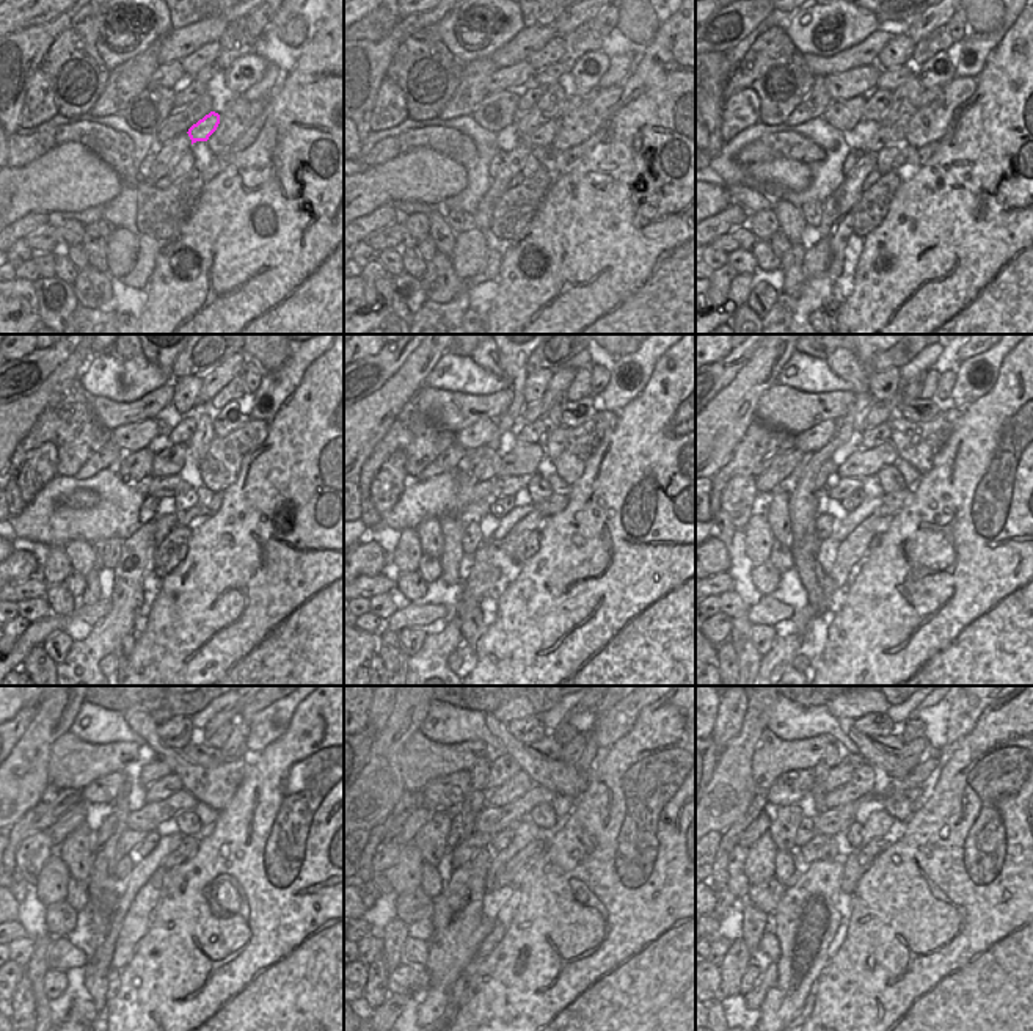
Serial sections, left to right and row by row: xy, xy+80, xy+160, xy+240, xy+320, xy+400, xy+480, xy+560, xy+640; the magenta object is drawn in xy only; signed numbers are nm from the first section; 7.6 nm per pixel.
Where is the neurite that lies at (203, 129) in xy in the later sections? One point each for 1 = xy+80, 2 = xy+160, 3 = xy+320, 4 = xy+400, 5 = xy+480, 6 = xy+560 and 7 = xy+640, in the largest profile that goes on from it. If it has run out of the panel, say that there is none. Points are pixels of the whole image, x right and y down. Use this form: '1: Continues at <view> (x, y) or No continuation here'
1: Continues at xy+80 (542, 137)
2: Continues at xy+160 (894, 135)
3: Continues at xy+320 (504, 487)
4: Continues at xy+400 (840, 488)
5: Continues at xy+480 (129, 840)
6: Continues at xy+560 (463, 852)
7: Continues at xy+640 (807, 854).

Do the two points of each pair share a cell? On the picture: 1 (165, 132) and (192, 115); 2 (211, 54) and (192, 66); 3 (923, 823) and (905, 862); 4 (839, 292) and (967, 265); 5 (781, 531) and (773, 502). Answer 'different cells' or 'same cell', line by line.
1: same cell
2: same cell
3: same cell
4: different cells
5: same cell

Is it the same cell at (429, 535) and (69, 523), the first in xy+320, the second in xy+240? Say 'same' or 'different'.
different

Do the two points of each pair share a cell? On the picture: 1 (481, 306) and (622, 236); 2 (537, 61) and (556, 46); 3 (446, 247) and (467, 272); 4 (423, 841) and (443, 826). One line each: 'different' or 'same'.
1: different
2: same
3: different
4: same

